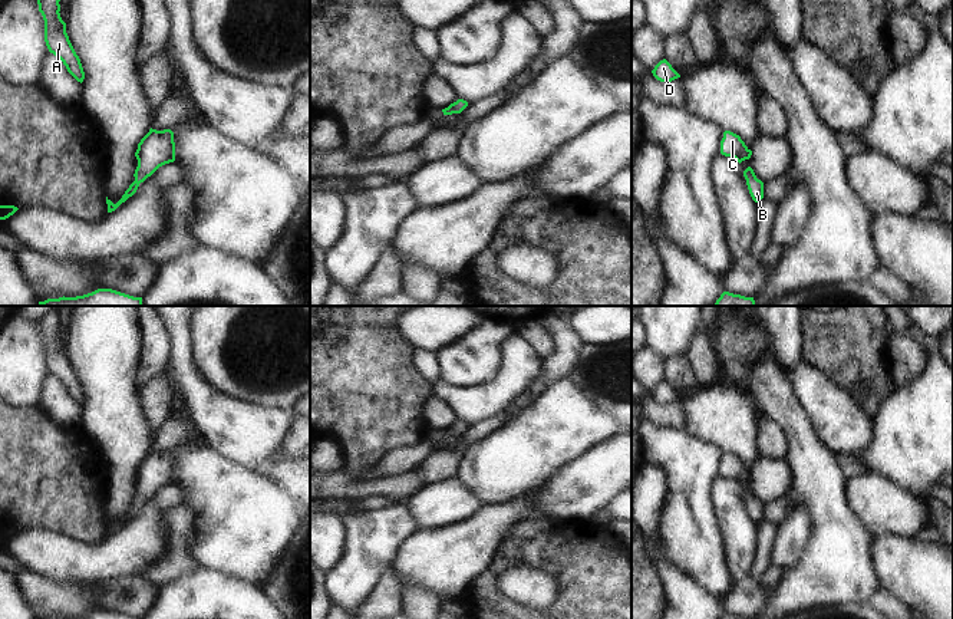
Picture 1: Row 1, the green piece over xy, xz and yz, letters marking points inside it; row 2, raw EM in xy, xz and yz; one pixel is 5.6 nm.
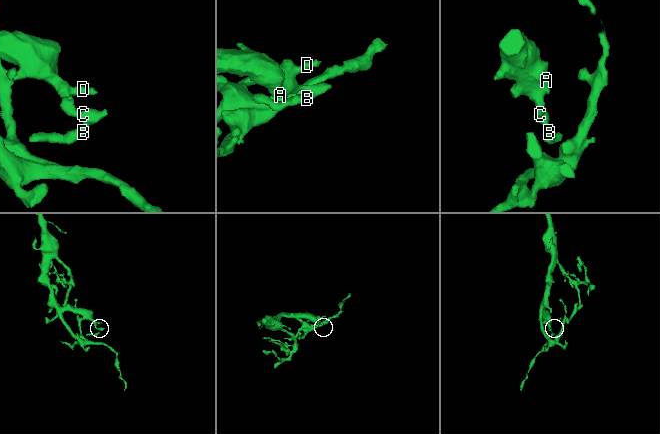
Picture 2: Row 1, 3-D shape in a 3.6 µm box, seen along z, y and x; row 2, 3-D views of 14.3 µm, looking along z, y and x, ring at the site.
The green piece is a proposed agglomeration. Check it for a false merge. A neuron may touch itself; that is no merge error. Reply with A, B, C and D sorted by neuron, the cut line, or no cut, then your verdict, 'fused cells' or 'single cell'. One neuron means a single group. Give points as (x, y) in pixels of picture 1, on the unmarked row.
A B C D | no cut | single cell

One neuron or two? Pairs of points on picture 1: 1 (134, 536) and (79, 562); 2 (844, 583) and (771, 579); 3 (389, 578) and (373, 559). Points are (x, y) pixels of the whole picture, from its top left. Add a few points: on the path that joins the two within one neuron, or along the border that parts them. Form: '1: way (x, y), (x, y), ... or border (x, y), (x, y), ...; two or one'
1: way (121, 549), (111, 559), (92, 562); one
2: border (782, 570), (781, 579), (768, 593); two
3: border (391, 563), (365, 598); two

